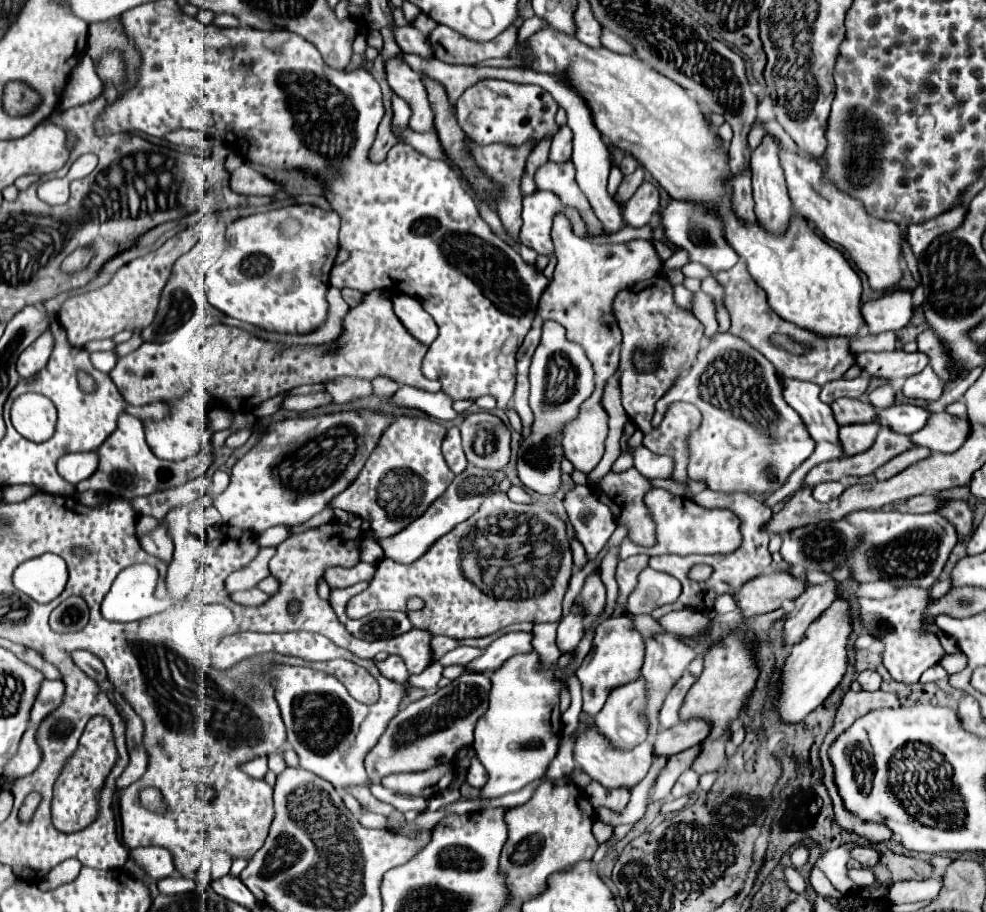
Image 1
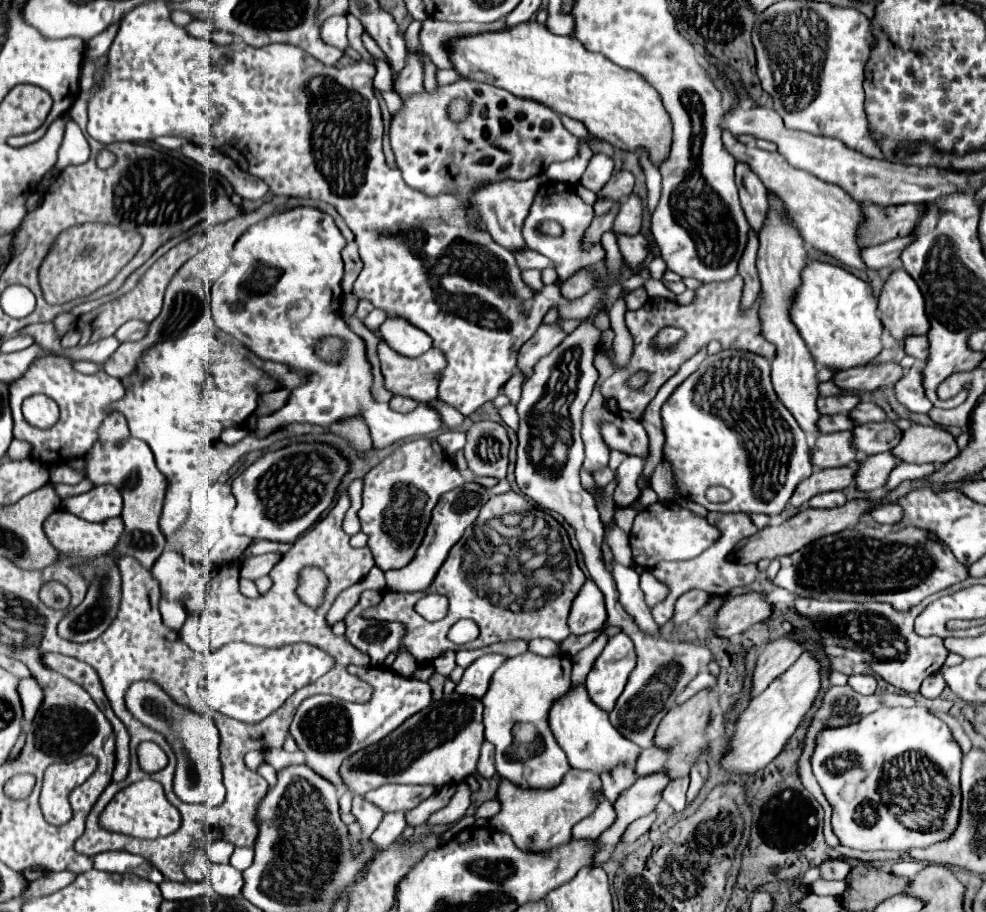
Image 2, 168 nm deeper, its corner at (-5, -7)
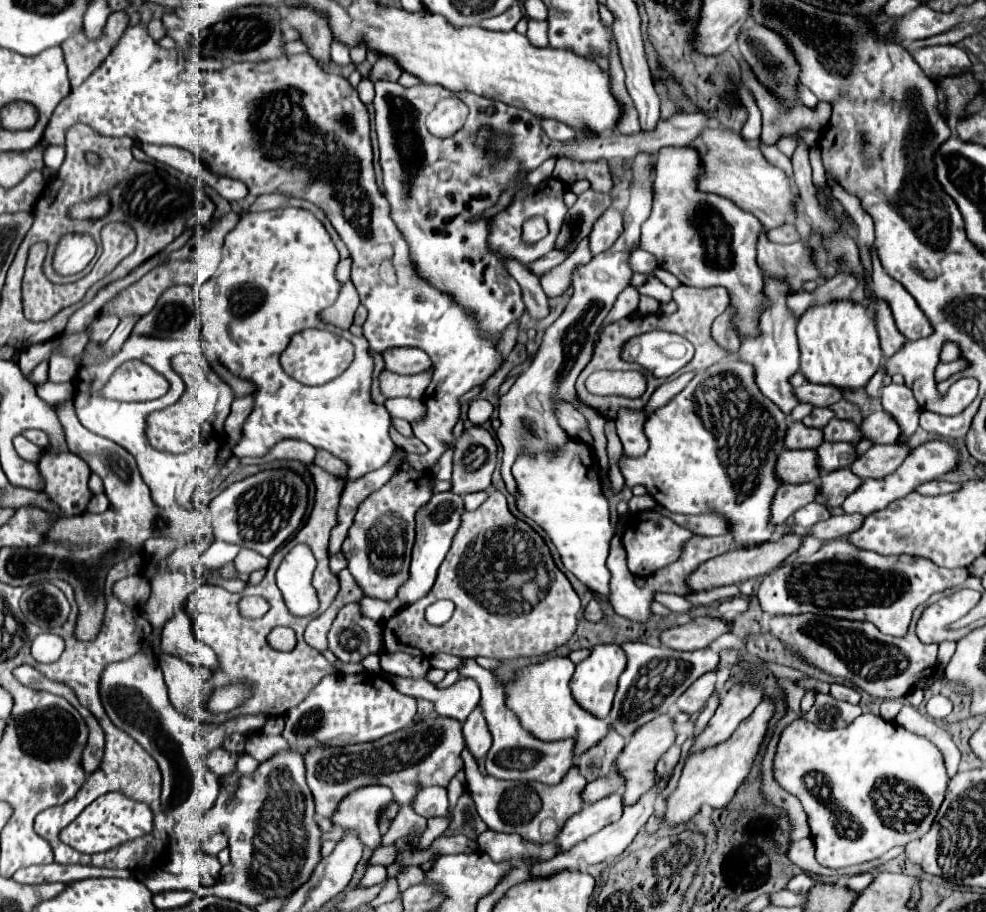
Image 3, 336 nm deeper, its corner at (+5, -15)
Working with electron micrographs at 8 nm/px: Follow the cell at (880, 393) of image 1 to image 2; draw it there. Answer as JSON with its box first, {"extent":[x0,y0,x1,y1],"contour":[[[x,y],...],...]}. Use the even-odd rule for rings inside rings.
{"extent":[848,402,886,426],"contour":[[[860,402],[856,408],[852,408],[852,412],[848,412],[848,418],[852,418],[854,426],[860,426],[870,422],[884,422],[886,414],[874,402]]]}

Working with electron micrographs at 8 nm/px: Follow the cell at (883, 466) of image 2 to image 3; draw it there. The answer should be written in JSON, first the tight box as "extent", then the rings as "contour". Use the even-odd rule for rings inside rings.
{"extent":[818,468,862,508],"contour":[[[842,468],[838,472],[824,474],[820,480],[820,494],[818,502],[826,504],[828,508],[832,506],[842,506],[846,496],[856,492],[862,484],[862,478],[856,476],[850,468]]]}

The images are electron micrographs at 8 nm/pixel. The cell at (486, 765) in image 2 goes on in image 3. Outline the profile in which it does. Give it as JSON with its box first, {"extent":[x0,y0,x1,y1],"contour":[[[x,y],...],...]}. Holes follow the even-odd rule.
{"extent":[462,708,492,760],"contour":[[[476,708],[468,720],[464,722],[462,726],[462,732],[464,732],[464,740],[466,740],[466,748],[468,752],[474,756],[474,760],[480,760],[488,754],[490,750],[490,744],[492,744],[492,738],[490,738],[490,732],[486,728],[486,720],[480,712],[480,708]]]}

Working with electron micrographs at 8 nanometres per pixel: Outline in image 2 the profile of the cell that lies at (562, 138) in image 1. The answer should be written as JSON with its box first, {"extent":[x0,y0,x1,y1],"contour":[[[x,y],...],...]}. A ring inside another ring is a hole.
{"extent":[546,146,592,184],"contour":[[[584,146],[576,158],[560,162],[560,164],[550,164],[546,168],[546,176],[550,180],[564,180],[568,184],[576,184],[580,180],[580,176],[584,174],[590,158],[592,158],[592,150]]]}

